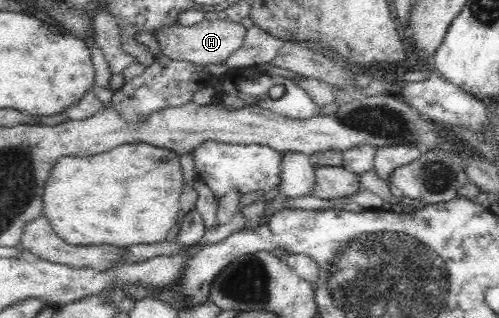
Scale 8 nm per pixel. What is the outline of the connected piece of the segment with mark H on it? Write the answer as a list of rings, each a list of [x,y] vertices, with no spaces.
[[[205,19],[197,25],[179,25],[178,23],[163,25],[155,31],[151,31],[151,36],[157,40],[161,55],[172,60],[185,60],[207,66],[209,63],[224,63],[233,51],[237,51],[241,47],[245,31],[246,29],[241,22]]]

